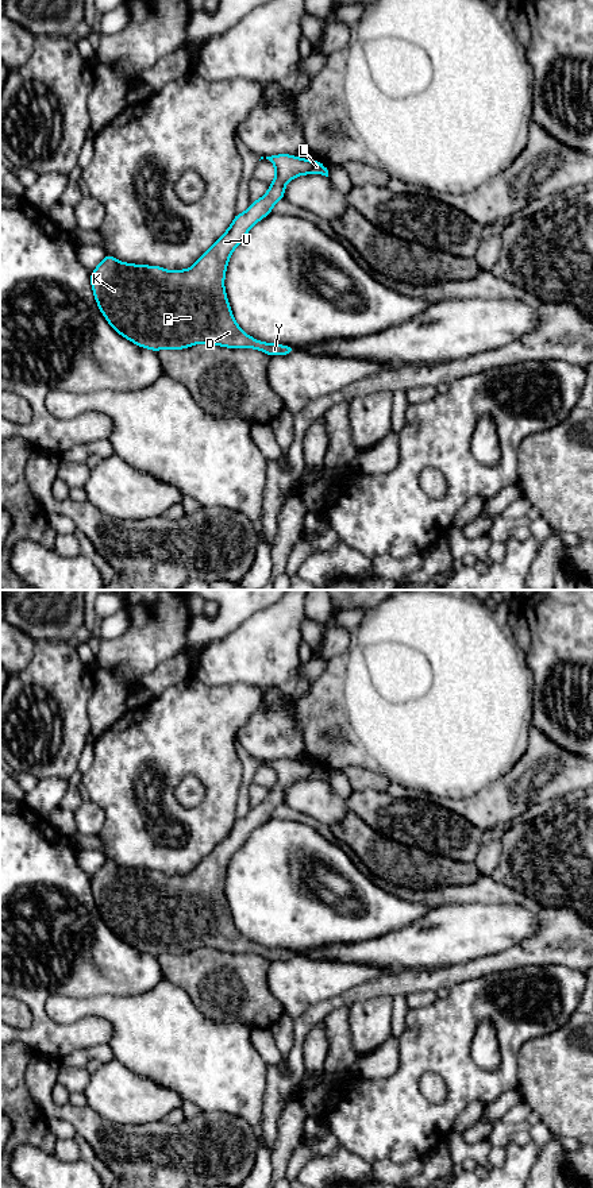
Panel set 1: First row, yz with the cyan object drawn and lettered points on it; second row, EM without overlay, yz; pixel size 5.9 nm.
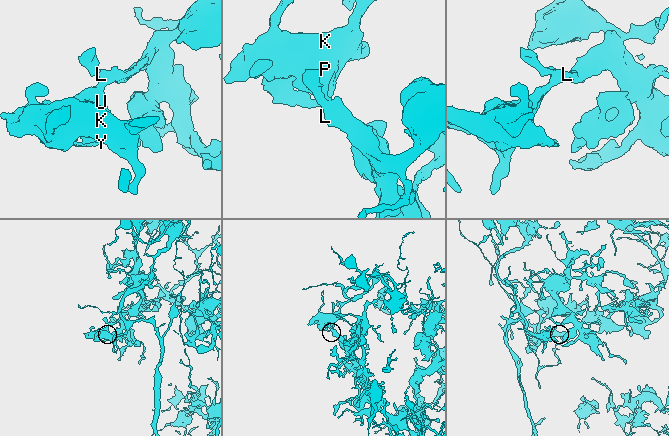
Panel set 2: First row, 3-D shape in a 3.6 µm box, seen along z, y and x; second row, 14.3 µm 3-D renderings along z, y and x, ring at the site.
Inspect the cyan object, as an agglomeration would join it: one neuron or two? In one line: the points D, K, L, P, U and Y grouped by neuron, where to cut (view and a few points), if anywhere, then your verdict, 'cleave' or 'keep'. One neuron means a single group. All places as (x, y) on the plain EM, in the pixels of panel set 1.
D K L P U Y | no cut | keep

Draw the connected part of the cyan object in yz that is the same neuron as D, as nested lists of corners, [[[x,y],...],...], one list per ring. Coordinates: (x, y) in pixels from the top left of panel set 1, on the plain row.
[[[289,759],[266,761],[276,772],[276,783],[267,798],[254,805],[246,817],[235,819],[230,833],[186,875],[170,876],[159,871],[132,869],[116,865],[111,859],[91,878],[91,890],[100,917],[123,942],[155,957],[162,953],[184,954],[199,948],[227,953],[255,953],[267,958],[286,960],[290,952],[265,948],[244,938],[235,926],[224,894],[224,880],[231,859],[251,832],[273,817],[276,806],[285,803],[285,790],[294,782],[321,779],[328,775],[320,765],[308,765]]]

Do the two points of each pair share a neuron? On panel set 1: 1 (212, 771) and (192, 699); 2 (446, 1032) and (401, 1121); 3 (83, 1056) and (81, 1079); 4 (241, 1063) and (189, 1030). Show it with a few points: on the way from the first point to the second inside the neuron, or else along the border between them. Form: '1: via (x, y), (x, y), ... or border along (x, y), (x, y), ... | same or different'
1: via (210, 753), (192, 729), (192, 717) | same
2: via (424, 1053), (409, 1069), (401, 1088), (401, 1099) | same
3: border along (62, 1064), (84, 1068) | different
4: via (228, 1063), (222, 1063), (201, 1042) | same

